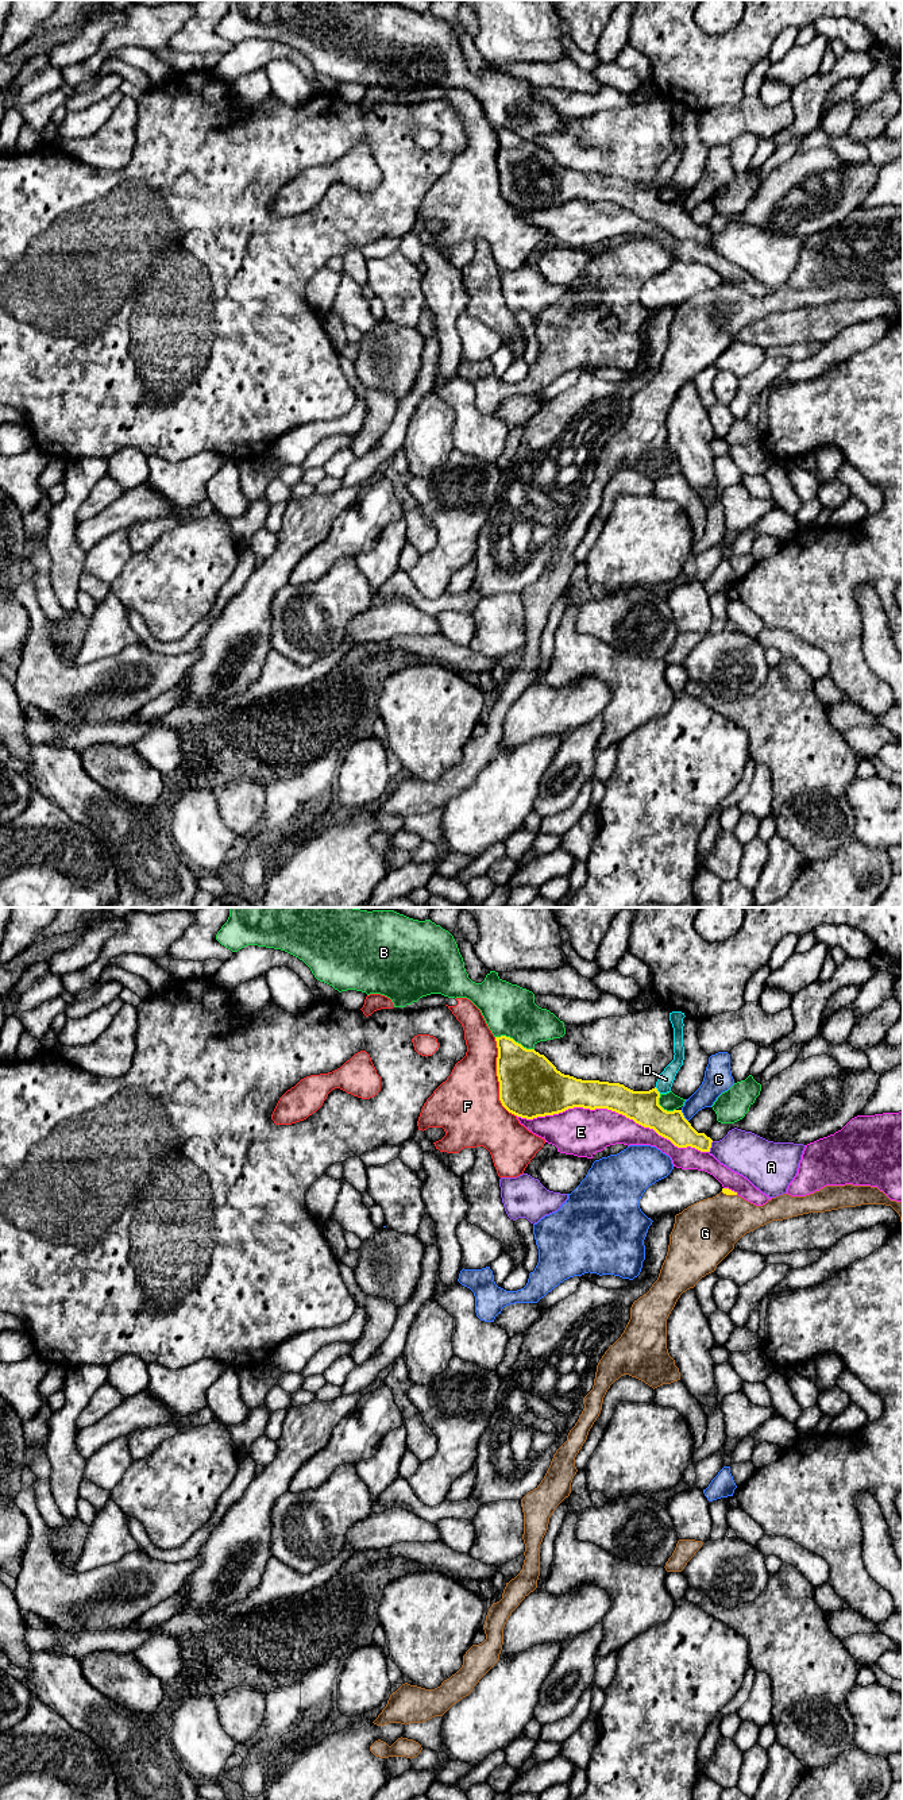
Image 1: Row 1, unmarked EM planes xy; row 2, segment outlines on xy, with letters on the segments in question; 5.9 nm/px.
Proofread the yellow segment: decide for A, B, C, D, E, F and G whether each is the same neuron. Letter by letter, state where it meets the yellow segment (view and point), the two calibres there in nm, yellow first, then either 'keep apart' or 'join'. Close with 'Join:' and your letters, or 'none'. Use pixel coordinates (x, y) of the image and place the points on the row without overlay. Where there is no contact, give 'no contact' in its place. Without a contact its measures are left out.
A: contact xy (710, 239); calibres 170 and 260 nm; keep apart
B: contact xy (513, 133); calibres 340 and 300 nm; keep apart
C: contact xy (683, 208); calibres 190 and 140 nm; keep apart
D: contact xy (656, 182); calibres 190 and 90 nm; join
E: contact xy (612, 203); calibres 190 and 280 nm; keep apart
F: contact xy (498, 170); calibres 360 and 400 nm; keep apart
G: contact xy (729, 286); calibres 40 and 360 nm; keep apart
Join: D

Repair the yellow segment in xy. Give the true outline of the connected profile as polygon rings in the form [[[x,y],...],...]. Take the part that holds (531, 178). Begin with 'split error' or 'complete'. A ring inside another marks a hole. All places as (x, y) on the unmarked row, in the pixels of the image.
split error; [[[682,104],[669,105],[674,153],[660,166],[656,180],[649,184],[633,184],[620,176],[582,173],[564,167],[535,142],[526,142],[506,128],[495,130],[499,193],[509,205],[526,212],[559,207],[574,200],[607,201],[653,221],[678,240],[691,239],[710,244],[713,232],[705,226],[698,226],[682,203],[667,204],[659,197],[660,188],[671,184],[683,158],[684,109]]]

